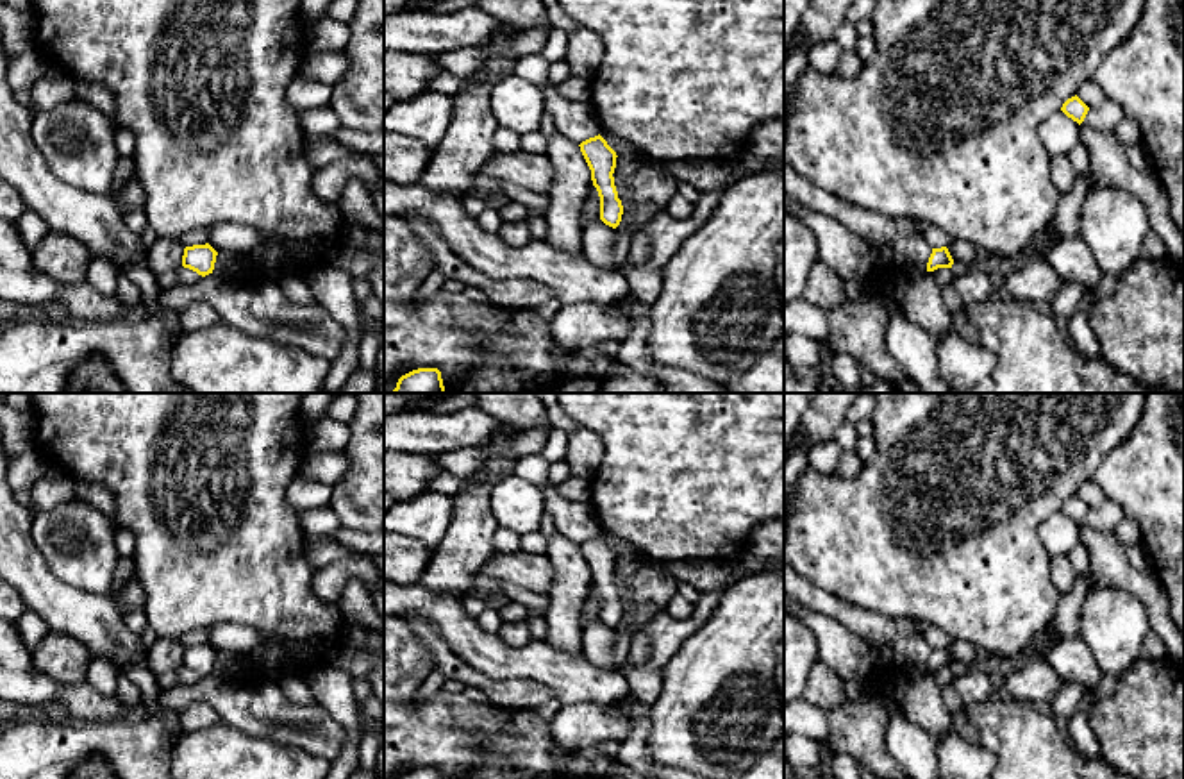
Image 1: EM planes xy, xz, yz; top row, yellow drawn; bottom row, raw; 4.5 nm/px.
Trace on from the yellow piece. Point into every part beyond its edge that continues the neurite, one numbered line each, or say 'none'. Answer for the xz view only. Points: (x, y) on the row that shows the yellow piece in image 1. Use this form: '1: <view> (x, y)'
none

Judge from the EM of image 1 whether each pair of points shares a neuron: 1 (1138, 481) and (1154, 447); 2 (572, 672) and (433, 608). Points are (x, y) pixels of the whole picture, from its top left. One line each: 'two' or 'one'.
1: one
2: one

